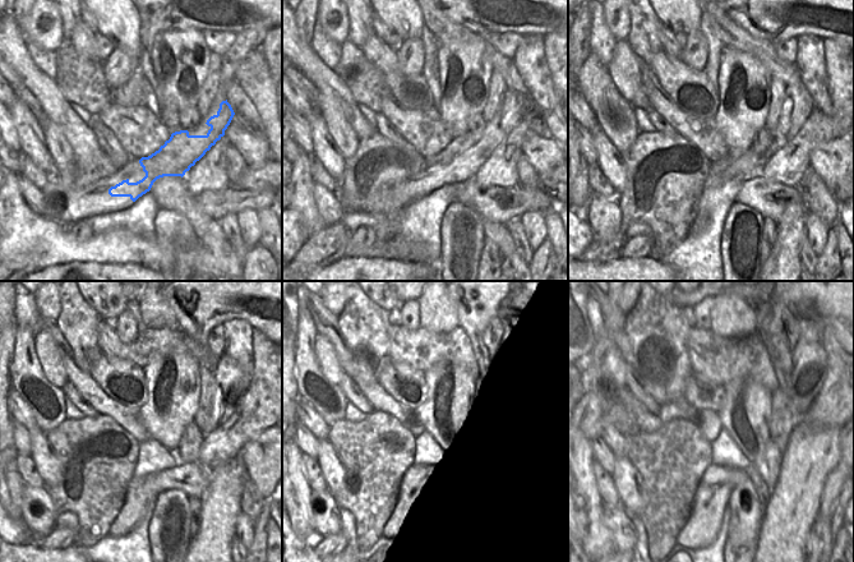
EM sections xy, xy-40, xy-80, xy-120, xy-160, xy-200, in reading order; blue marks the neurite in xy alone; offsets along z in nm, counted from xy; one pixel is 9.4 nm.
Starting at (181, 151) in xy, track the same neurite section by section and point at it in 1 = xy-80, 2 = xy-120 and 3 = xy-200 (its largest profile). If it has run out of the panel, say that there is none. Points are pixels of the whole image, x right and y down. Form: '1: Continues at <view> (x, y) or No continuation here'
1: Continues at xy-80 (742, 166)
2: Continues at xy-120 (231, 381)
3: Continues at xy-200 (809, 359).

